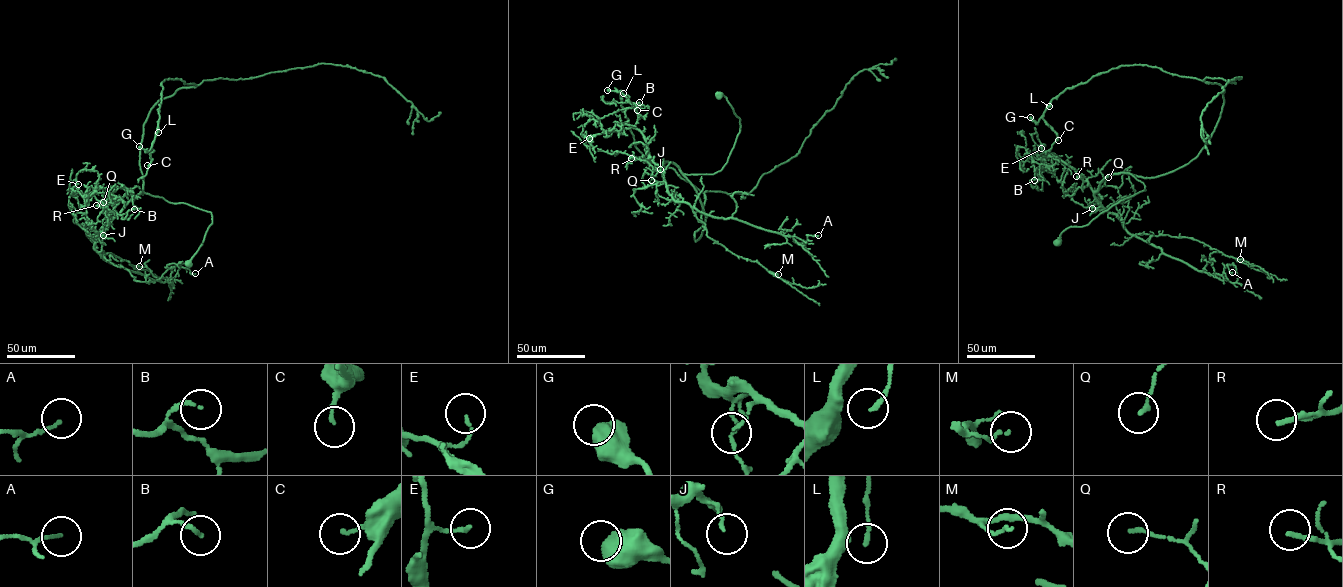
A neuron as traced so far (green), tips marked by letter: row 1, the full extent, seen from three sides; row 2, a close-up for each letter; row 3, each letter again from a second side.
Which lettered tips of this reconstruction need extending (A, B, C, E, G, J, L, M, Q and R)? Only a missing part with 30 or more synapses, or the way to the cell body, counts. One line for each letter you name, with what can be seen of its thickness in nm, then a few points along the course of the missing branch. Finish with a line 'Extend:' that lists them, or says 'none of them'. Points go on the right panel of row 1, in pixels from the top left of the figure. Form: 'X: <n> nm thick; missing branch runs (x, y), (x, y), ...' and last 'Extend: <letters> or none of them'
R: 160 nm thick; missing branch runs (1076, 176), (1077, 164), (1091, 176)
Extend: R

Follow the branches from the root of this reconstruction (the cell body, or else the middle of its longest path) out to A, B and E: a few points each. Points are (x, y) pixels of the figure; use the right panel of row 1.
A: (1057, 243), (1145, 190), (1128, 173), (1094, 194), (1126, 230), (1210, 275), (1235, 283), (1232, 272)
B: (1057, 243), (1145, 186), (1118, 173), (1093, 191), (1061, 161), (1040, 164), (1043, 179), (1034, 180)
E: (1057, 243), (1064, 230), (1085, 226), (1145, 186), (1118, 173), (1093, 191), (1056, 157), (1040, 161), (1041, 148)

